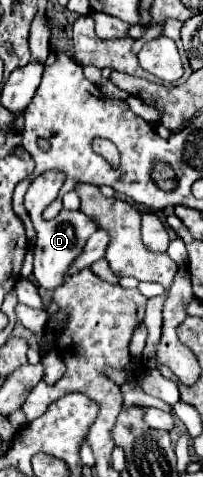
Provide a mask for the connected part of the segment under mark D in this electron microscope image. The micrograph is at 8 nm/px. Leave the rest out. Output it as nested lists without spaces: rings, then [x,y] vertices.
[[[61,209],[61,213],[55,219],[45,221],[41,215],[30,215],[33,227],[37,231],[37,241],[33,247],[33,275],[37,277],[39,285],[43,289],[57,289],[65,281],[65,271],[71,267],[71,263],[81,255],[87,239],[97,231],[97,225],[89,221],[89,217],[81,211],[69,211]]]

